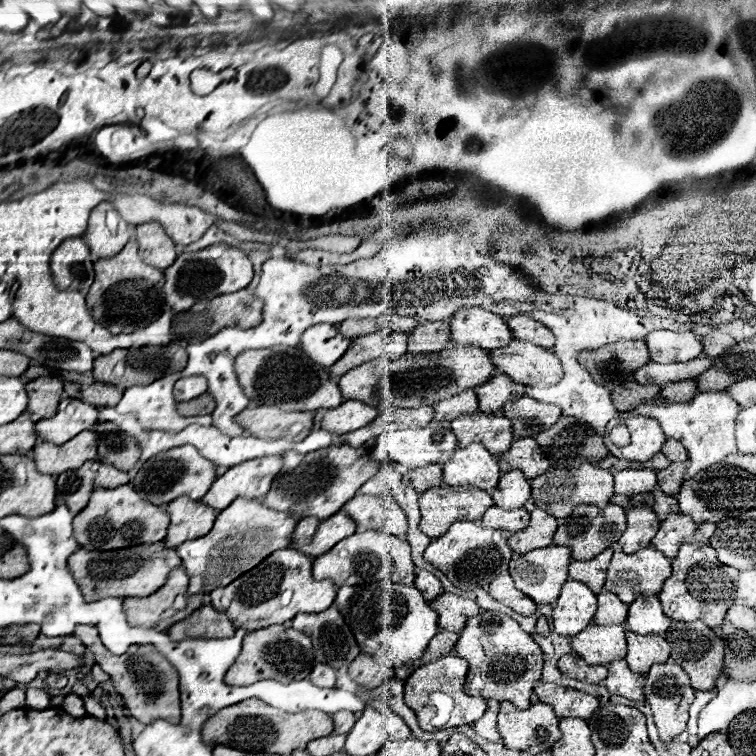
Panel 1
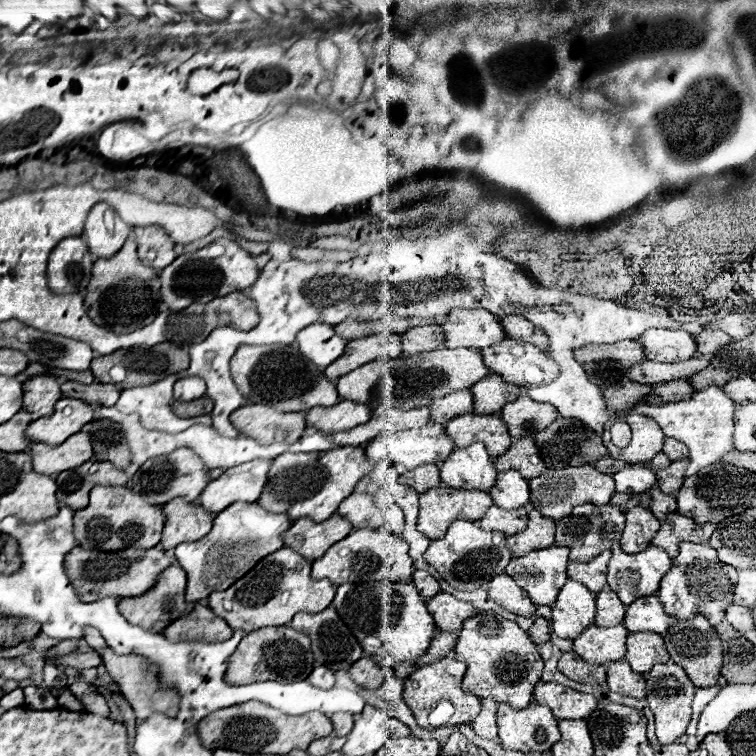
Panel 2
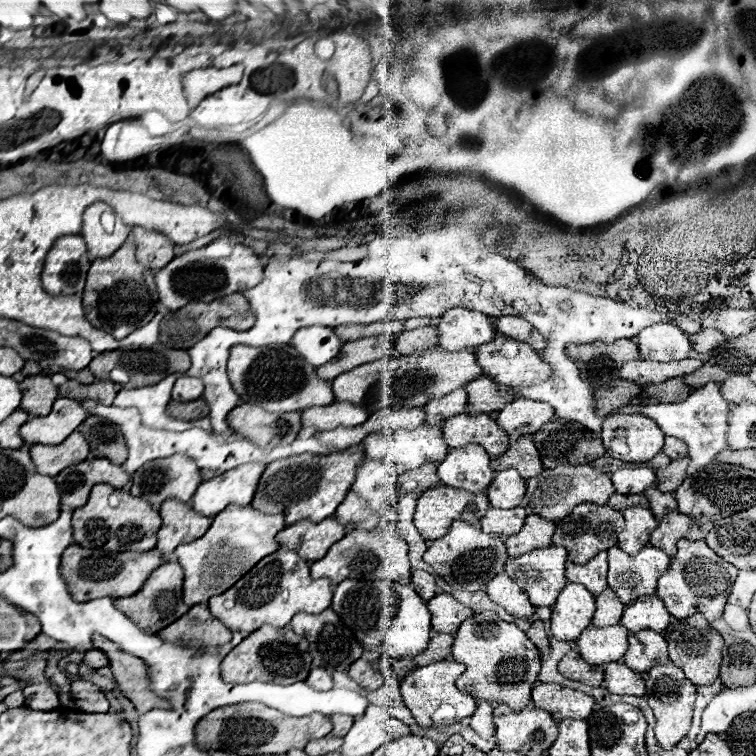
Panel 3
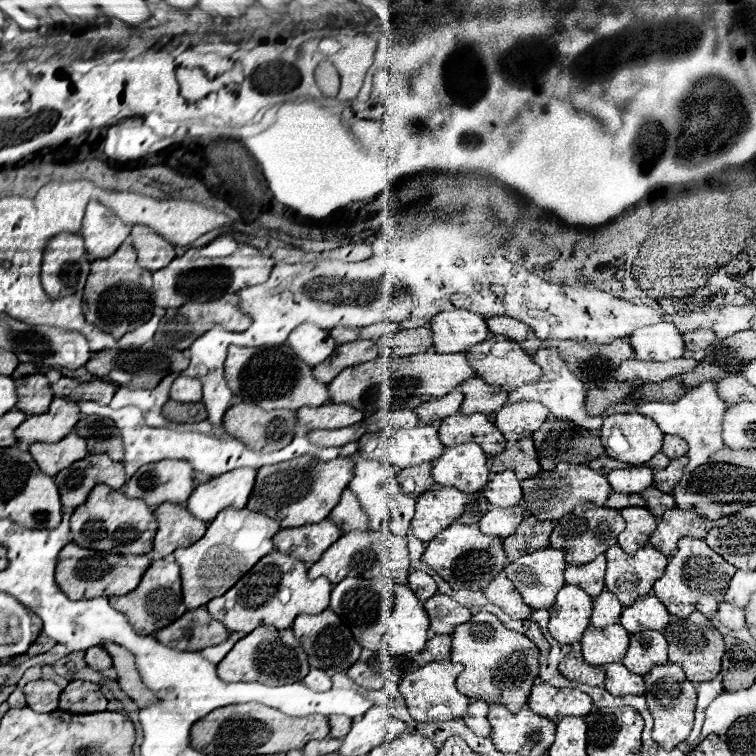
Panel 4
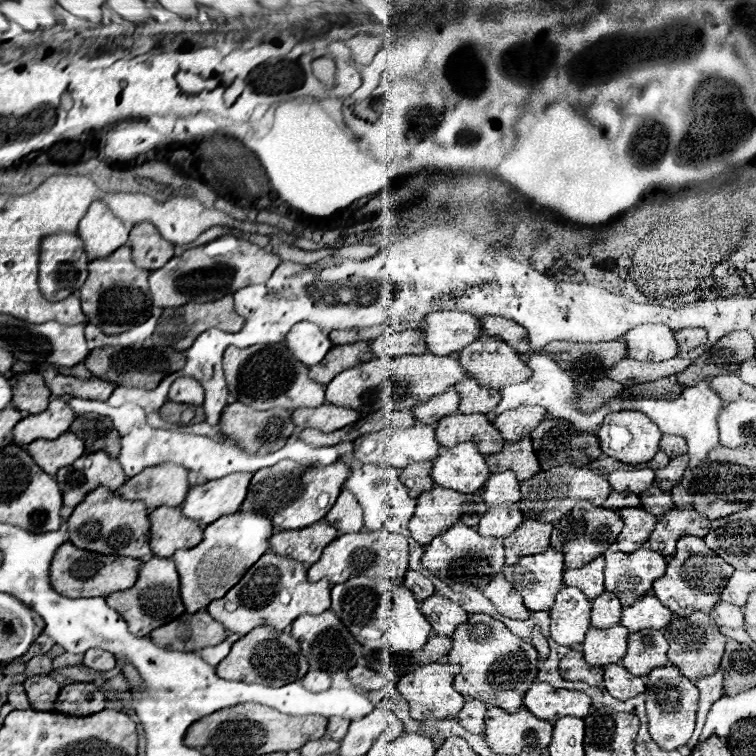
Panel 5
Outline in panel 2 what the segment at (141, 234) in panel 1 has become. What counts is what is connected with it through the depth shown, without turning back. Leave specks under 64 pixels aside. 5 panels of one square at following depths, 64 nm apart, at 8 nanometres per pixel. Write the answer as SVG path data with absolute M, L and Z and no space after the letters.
M146 226L134 228L136 242L138 242L138 258L156 270L166 268L172 260L176 260L174 242L160 226Z

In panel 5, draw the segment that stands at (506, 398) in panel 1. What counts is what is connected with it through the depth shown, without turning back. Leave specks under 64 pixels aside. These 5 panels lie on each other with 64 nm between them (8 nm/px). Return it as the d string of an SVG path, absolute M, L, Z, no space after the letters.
M466 378L466 380L458 382L454 386L454 390L460 394L460 412L462 414L476 414L476 410L480 410L482 414L488 414L502 400L500 390L482 386L474 378Z

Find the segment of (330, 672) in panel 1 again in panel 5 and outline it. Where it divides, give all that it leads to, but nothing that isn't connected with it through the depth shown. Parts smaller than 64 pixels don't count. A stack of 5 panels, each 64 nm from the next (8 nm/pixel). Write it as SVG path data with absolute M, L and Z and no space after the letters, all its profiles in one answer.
M314 670L314 672L308 672L308 674L302 678L302 684L304 684L308 690L324 692L324 690L328 690L328 688L330 688L332 680L330 680L330 674L328 674L328 672Z

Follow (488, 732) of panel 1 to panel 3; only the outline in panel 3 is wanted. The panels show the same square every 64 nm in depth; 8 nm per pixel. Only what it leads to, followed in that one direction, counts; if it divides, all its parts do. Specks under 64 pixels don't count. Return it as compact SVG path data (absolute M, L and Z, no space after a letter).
M478 702L476 714L470 718L470 728L482 738L492 738L496 734L496 726L494 726L494 718L492 718L494 708L496 708L496 704L492 704L492 702Z

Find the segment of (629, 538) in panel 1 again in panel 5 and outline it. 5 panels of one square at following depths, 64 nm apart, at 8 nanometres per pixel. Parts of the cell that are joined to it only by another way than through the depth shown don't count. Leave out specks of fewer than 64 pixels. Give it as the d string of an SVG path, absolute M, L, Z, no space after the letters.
M622 508L620 516L624 520L624 530L616 540L618 550L638 550L656 528L658 518L642 508Z

